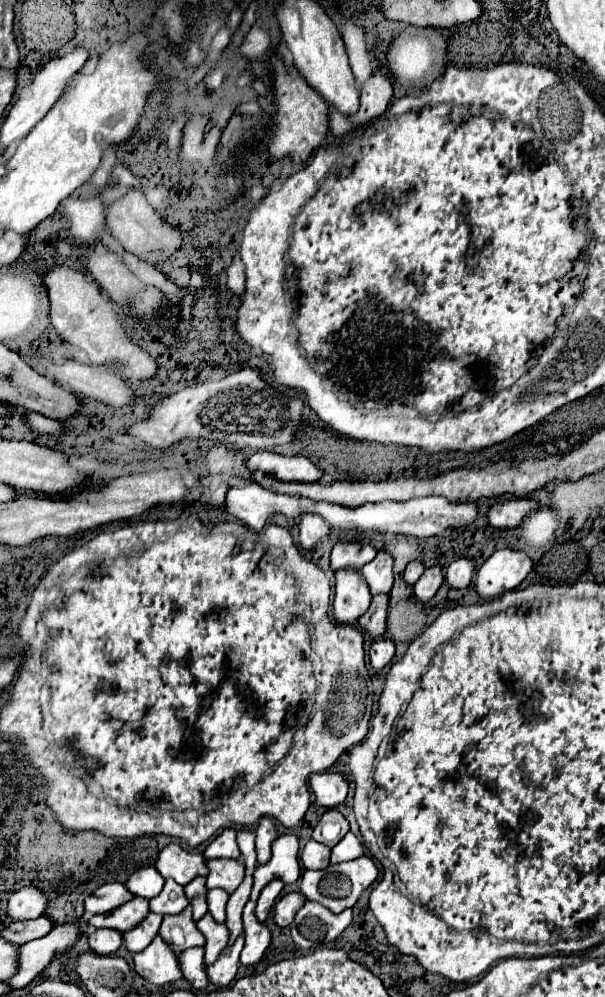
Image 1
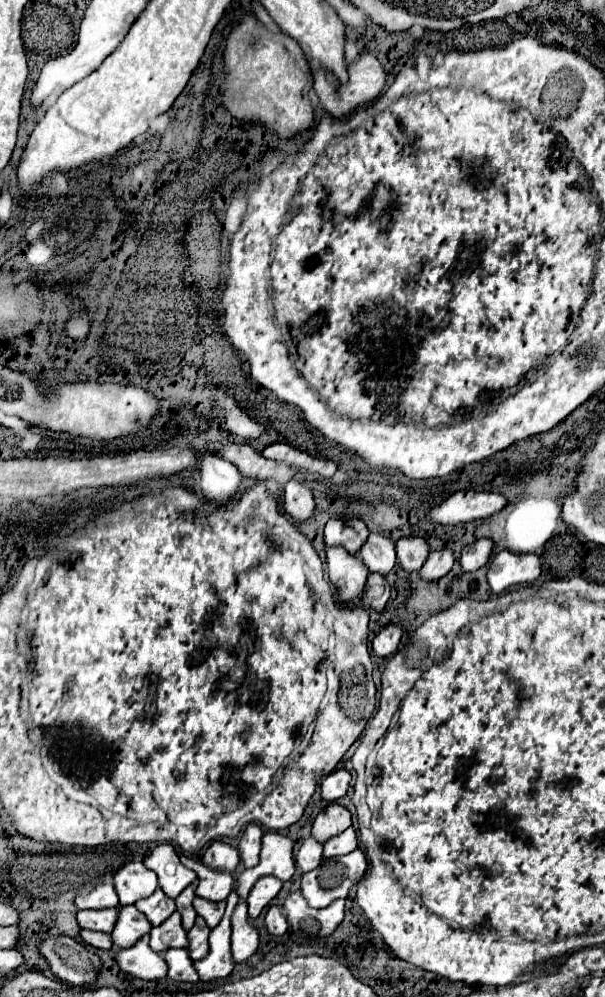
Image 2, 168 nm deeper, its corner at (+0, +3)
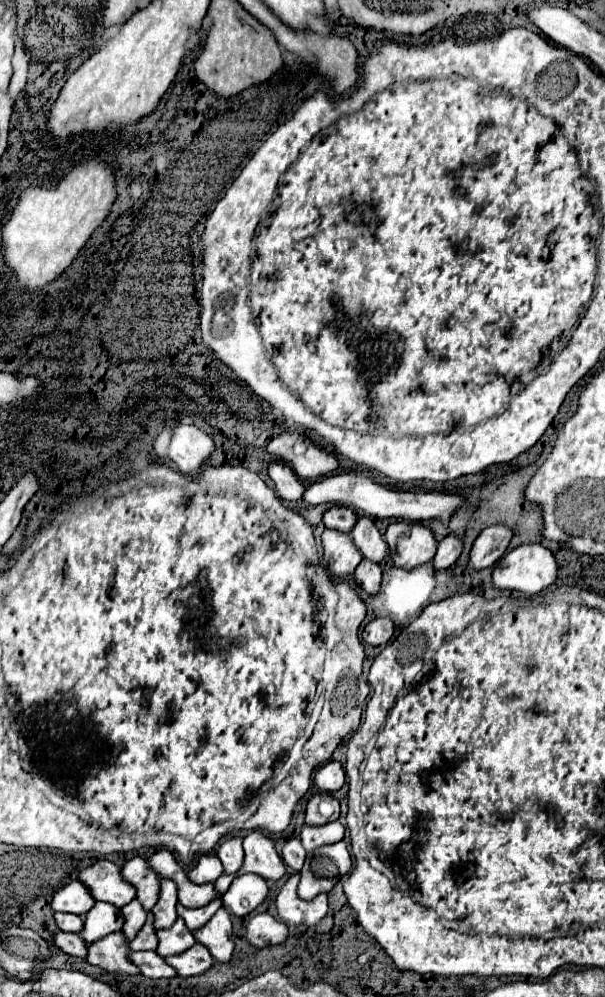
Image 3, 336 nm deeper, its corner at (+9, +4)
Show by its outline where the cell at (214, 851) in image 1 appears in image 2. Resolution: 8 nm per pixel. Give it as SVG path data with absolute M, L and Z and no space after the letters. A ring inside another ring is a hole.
M221 840L213 842L213 844L205 850L205 854L203 854L201 860L203 860L209 868L229 870L229 872L233 872L235 866L239 864L237 848L231 846L231 844L225 844L225 842L221 842Z

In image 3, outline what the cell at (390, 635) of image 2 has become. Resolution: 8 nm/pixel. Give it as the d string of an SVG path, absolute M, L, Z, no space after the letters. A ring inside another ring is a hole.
M374 619L362 631L364 643L374 645L374 647L376 645L386 645L392 635L394 635L394 623L390 619Z

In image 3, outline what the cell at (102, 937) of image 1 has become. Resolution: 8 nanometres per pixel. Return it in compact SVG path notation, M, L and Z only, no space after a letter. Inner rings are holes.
M58 931L58 933L54 935L54 947L58 947L62 953L72 955L72 957L80 957L80 959L86 957L86 943L84 943L82 937L76 935L76 933Z

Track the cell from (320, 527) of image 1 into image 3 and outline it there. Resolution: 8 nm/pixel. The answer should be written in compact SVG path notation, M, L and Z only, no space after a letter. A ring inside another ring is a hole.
M274 461L268 465L268 477L274 481L274 487L278 495L286 501L298 501L304 493L304 483L296 477L296 473L290 469L284 461Z

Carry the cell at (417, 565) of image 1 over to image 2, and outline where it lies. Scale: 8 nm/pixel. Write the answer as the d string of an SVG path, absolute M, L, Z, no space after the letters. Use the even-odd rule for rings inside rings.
M401 538L397 542L397 560L405 572L417 572L429 556L429 546L423 538Z

